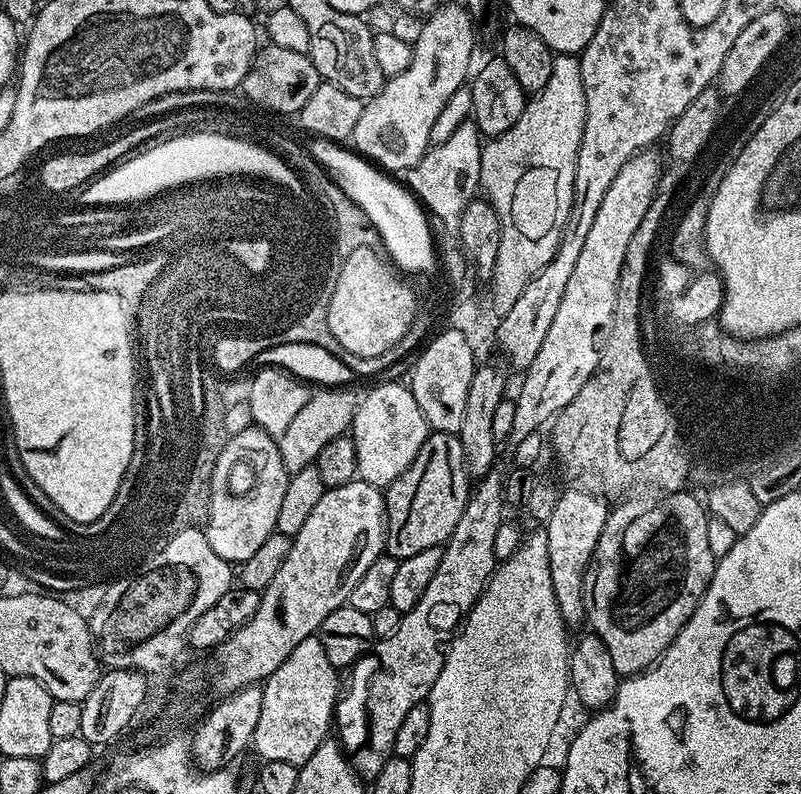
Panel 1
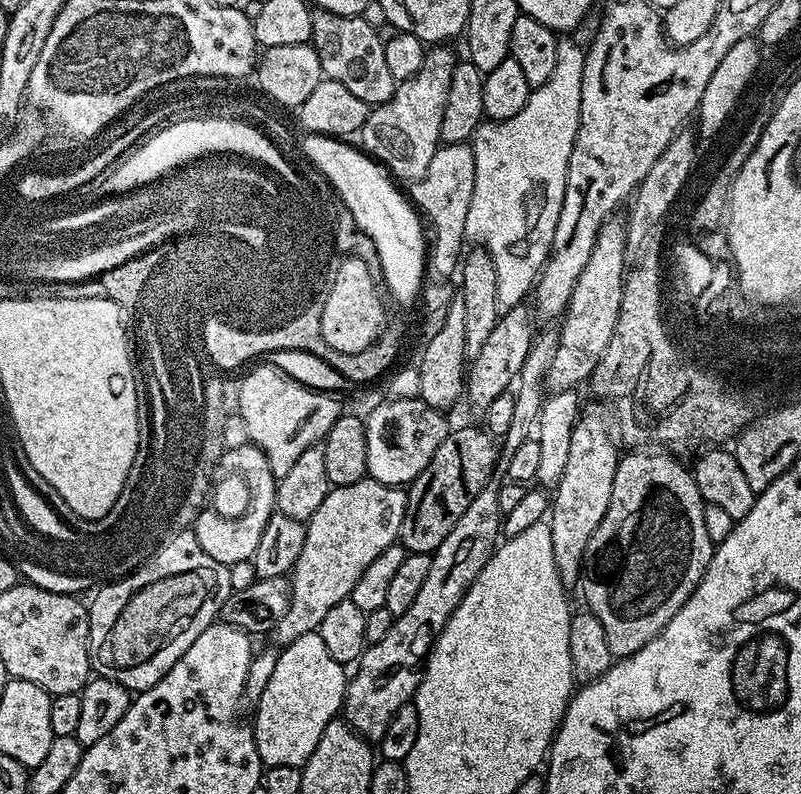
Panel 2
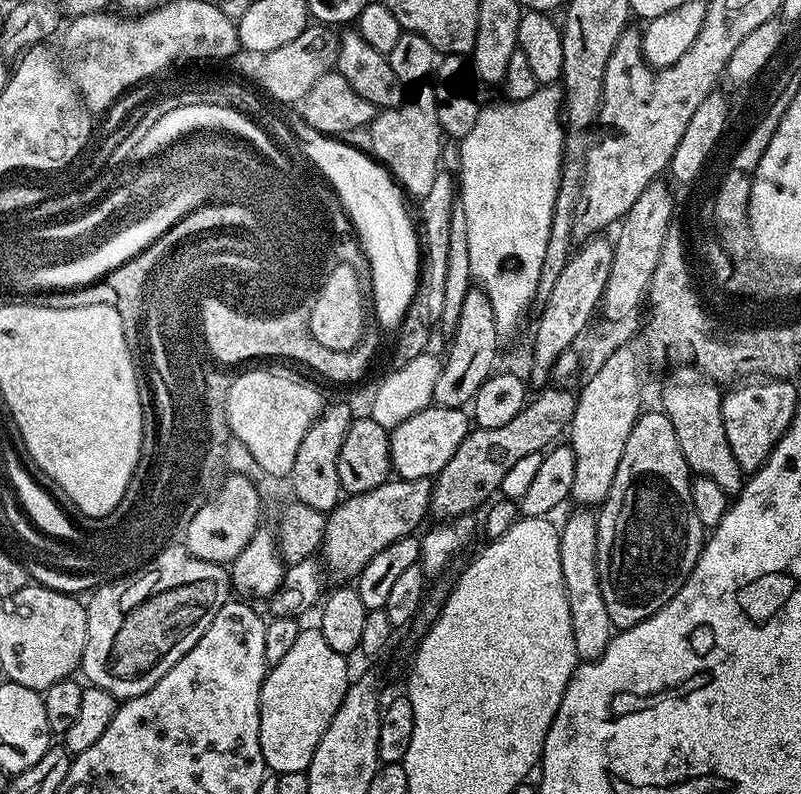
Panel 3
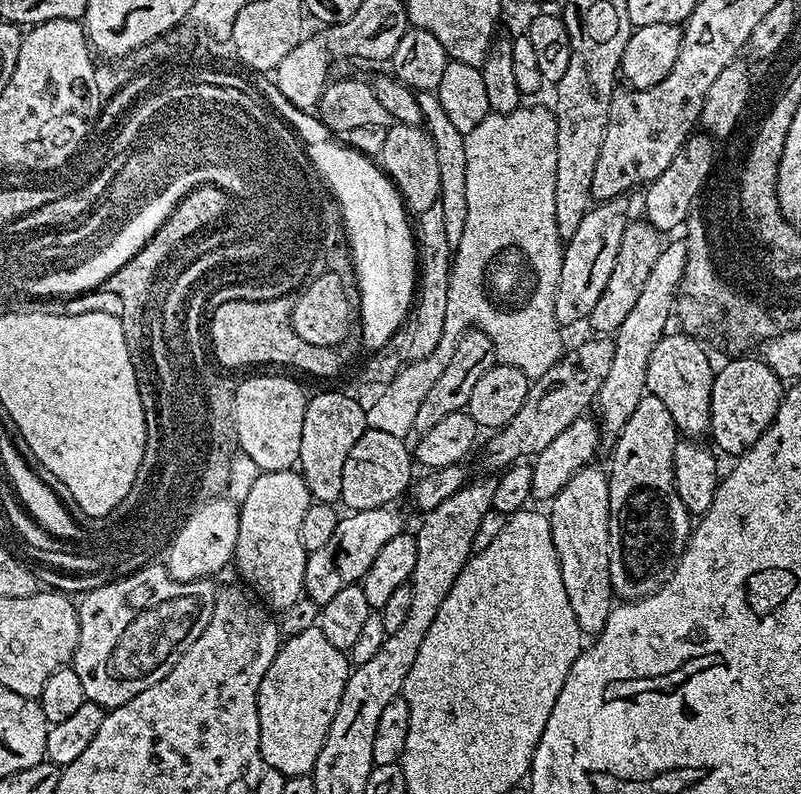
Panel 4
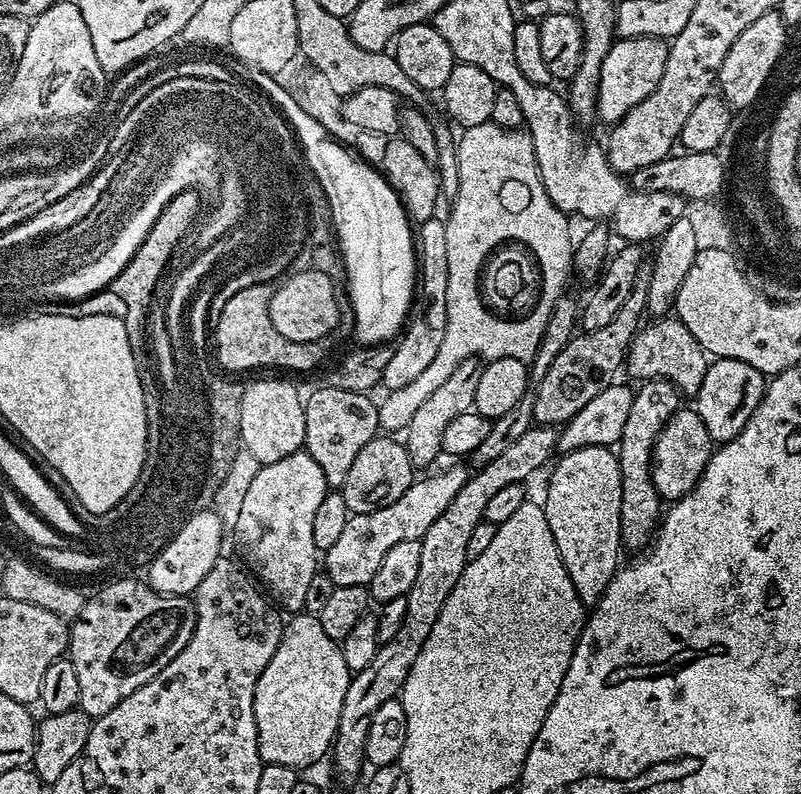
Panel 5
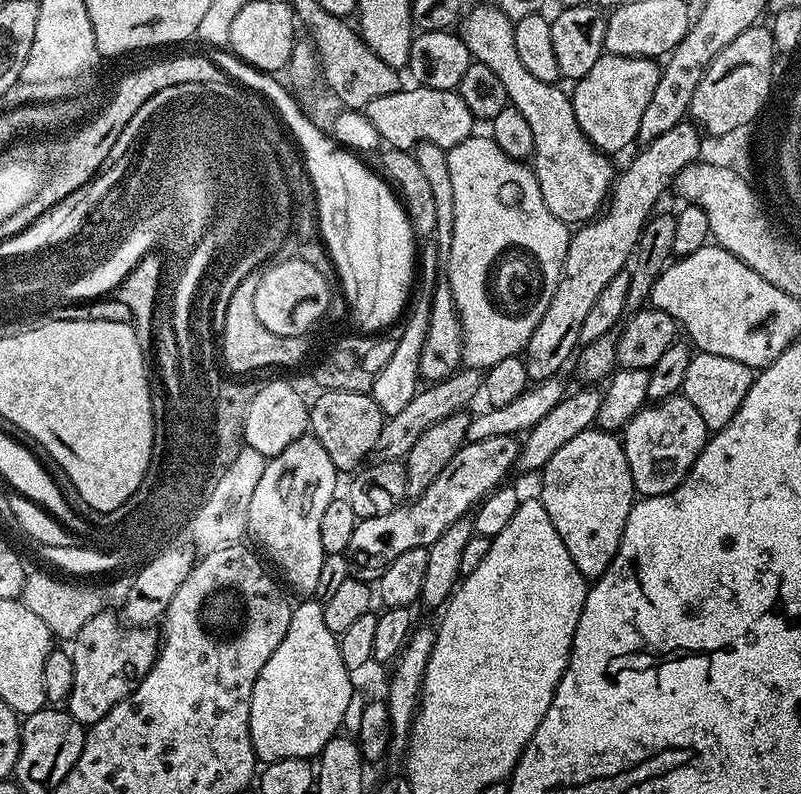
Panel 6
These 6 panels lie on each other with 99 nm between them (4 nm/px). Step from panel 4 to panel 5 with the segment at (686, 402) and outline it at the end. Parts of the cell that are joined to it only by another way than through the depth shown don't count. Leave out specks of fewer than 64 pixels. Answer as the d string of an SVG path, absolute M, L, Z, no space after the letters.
M656 318L651 322L653 324L645 323L628 345L626 372L629 372L636 382L669 380L685 397L695 397L698 386L702 386L702 378L706 378L710 363L708 353L696 341L694 334L686 330L682 321L675 318Z

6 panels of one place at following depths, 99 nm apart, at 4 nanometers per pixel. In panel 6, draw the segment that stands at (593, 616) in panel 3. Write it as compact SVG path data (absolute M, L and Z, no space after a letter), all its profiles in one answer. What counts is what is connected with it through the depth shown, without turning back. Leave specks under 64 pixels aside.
M593 426L588 431L578 434L578 438L570 438L566 446L561 446L555 452L554 458L546 462L540 478L538 498L542 506L546 506L546 514L550 514L554 530L558 530L562 542L566 542L566 550L570 550L570 558L574 558L574 566L578 566L585 580L595 580L606 571L610 562L614 562L614 554L618 554L628 515L638 496L623 443L613 433L602 432Z

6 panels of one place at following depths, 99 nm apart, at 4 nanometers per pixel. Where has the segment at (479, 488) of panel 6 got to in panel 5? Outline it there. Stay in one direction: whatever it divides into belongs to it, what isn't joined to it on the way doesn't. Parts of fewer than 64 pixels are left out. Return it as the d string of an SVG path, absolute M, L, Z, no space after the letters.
M463 463L453 464L456 464L453 468L444 468L425 480L417 479L408 487L406 494L398 498L398 502L390 502L390 506L382 506L382 510L349 515L342 535L322 556L323 571L331 578L335 587L359 584L367 586L378 571L378 566L382 566L382 558L386 558L386 553L392 547L398 546L398 542L414 542L424 537L426 530L434 526L438 514L442 514L442 510L446 510L446 506L454 502L454 494L462 490L470 475L469 469L460 465Z

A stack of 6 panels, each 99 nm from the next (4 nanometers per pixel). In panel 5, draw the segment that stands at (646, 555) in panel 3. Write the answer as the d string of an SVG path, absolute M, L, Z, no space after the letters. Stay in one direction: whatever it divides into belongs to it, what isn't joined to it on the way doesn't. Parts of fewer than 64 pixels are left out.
M645 380L635 389L630 414L626 417L626 427L622 429L622 438L618 445L622 470L620 543L625 549L647 549L662 519L662 501L654 490L652 481L652 451L662 426L666 426L666 422L681 404L682 394L669 380Z

